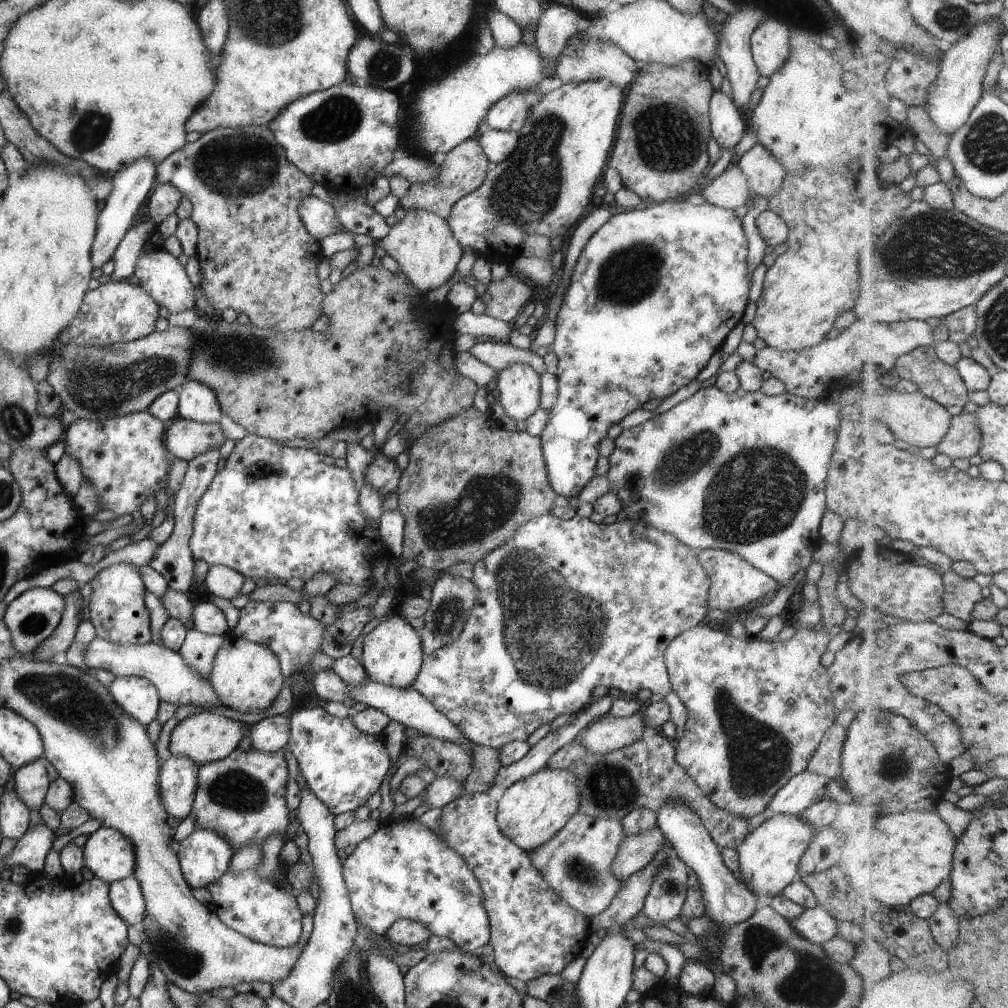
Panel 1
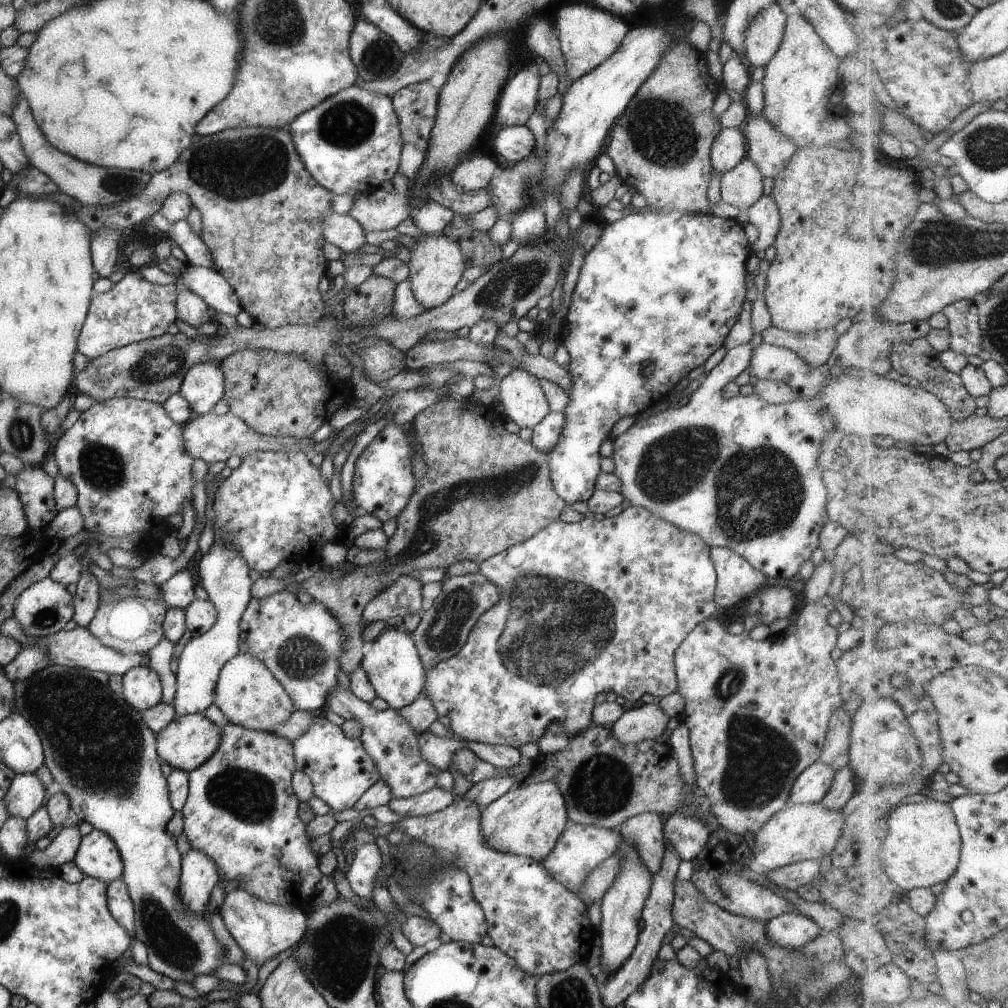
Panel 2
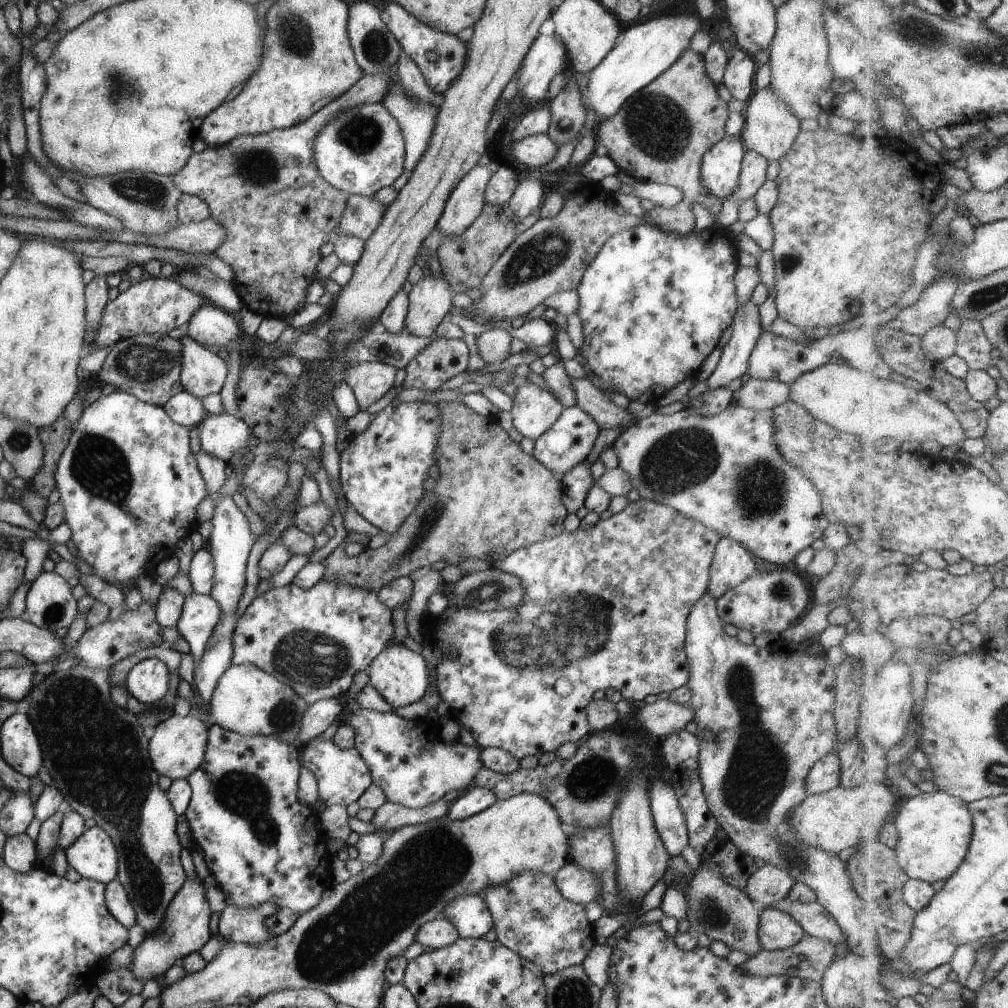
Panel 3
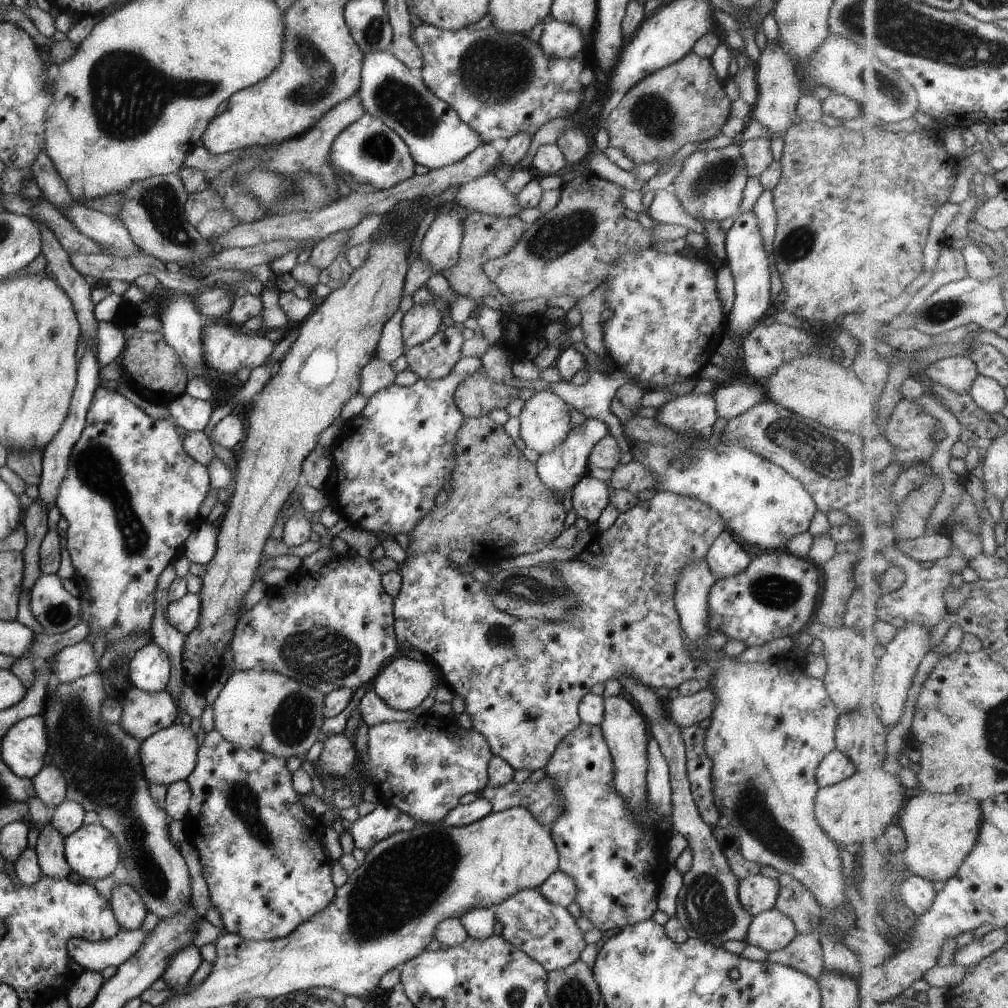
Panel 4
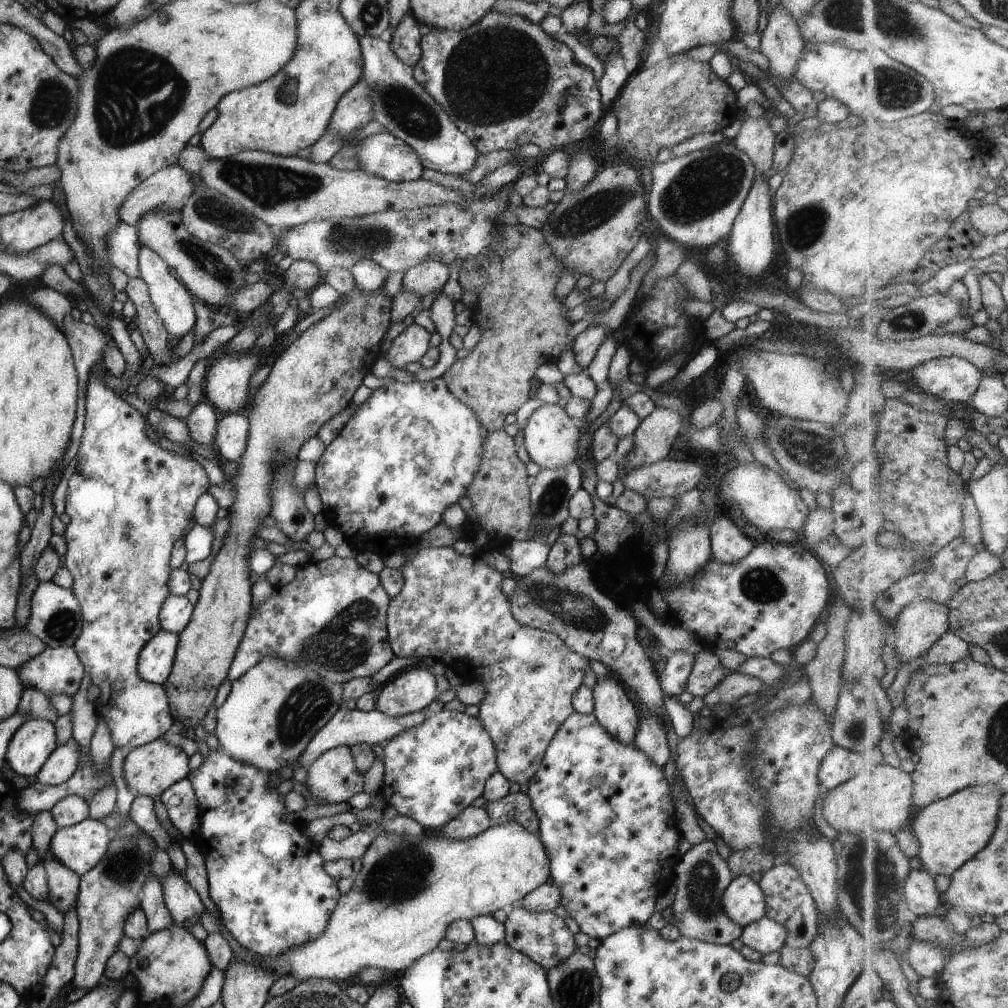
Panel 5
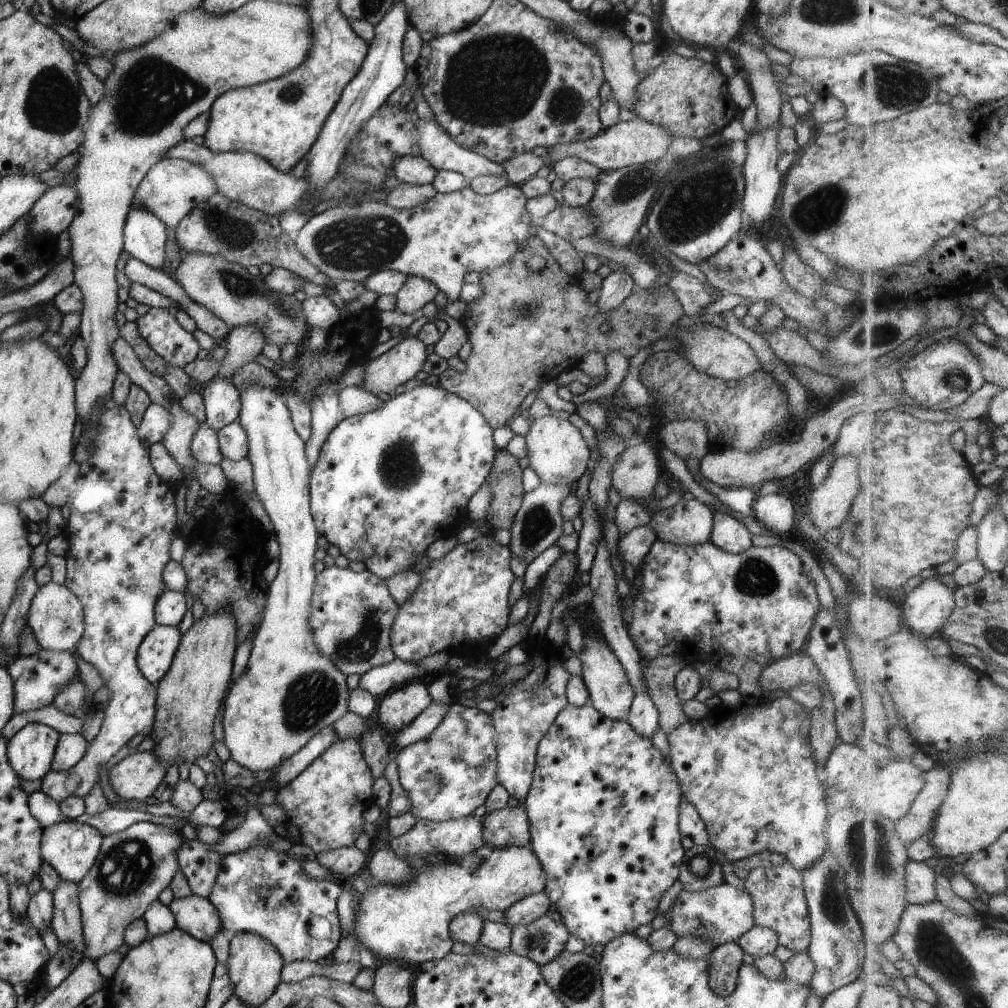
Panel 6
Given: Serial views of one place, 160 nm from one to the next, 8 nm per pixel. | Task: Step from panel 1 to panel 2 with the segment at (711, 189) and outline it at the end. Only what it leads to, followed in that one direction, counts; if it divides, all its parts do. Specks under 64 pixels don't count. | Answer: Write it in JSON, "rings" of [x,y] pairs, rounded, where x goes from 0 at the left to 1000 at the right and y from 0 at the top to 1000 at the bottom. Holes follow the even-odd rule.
{"rings":[[[735,158],[733,163],[714,175],[714,198],[729,204],[733,209],[741,208],[756,193],[756,177],[745,158]]]}

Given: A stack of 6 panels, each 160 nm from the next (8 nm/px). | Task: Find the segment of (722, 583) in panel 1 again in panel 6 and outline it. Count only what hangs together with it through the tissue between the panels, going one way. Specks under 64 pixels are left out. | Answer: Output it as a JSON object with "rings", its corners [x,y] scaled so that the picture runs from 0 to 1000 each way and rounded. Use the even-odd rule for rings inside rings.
{"rings":[[[713,506],[707,507],[706,523],[702,537],[724,549],[736,549],[745,542],[744,534],[746,529],[741,527],[737,519],[721,510],[714,509]]]}

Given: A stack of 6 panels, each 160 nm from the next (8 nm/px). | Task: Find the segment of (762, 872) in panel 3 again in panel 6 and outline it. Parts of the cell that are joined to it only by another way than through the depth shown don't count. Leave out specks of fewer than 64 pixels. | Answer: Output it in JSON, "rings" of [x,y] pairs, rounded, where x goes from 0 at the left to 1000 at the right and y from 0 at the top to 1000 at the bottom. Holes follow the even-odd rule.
{"rings":[[[719,874],[712,878],[694,884],[681,884],[676,882],[664,903],[659,905],[661,911],[660,921],[664,922],[672,930],[682,928],[691,930],[697,935],[704,936],[707,939],[730,935],[747,918],[746,893],[744,887],[738,882],[724,879]]]}

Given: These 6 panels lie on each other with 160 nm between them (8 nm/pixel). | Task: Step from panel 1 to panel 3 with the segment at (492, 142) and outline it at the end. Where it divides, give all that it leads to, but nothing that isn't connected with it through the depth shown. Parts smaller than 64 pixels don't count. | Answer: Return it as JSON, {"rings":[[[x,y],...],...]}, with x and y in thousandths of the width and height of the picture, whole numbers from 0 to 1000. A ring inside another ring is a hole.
{"rings":[[[541,133],[519,136],[506,142],[507,154],[514,162],[528,168],[535,168],[549,159],[554,145]]]}

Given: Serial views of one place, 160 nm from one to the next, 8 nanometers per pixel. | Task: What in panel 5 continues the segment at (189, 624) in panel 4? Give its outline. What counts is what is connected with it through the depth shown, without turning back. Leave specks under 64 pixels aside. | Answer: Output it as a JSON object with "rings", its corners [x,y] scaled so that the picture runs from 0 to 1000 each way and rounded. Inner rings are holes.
{"rings":[[[166,590],[160,598],[157,614],[160,624],[179,628],[188,614],[191,600],[184,590]]]}

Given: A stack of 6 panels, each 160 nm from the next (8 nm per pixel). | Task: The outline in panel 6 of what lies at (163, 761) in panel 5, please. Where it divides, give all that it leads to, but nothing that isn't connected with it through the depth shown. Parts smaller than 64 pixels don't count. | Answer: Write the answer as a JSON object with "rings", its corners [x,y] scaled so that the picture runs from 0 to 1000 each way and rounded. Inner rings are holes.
{"rings":[[[134,745],[107,762],[107,777],[117,792],[144,794],[164,768],[150,745]]]}

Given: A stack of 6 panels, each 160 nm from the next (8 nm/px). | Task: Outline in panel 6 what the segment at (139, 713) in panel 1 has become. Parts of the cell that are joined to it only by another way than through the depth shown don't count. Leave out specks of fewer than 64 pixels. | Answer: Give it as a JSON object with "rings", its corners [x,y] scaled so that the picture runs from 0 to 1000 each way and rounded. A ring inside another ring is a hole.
{"rings":[[[153,619],[138,638],[135,660],[150,679],[157,678],[170,661],[179,631],[173,621]]]}

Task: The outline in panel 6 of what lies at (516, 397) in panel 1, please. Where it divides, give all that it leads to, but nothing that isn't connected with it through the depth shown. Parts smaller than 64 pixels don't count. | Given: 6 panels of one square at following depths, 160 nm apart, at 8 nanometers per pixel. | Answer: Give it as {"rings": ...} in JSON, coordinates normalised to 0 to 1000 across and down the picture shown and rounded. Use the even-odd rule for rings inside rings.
{"rings":[[[547,411],[533,417],[526,416],[525,427],[520,431],[524,461],[533,470],[537,479],[570,482],[576,471],[581,470],[584,443],[578,438],[574,427],[563,418]]]}

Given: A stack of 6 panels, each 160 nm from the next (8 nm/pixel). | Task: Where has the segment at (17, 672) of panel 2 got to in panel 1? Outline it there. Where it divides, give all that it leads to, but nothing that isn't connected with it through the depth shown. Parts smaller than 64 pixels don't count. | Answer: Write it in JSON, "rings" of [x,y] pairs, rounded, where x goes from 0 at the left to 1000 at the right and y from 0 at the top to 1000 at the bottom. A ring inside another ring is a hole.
{"rings":[[[78,584],[63,591],[63,604],[62,612],[49,633],[45,634],[34,646],[18,650],[19,652],[23,652],[28,656],[48,656],[57,647],[64,647],[66,645],[66,642],[70,639],[70,635],[72,635],[75,621],[79,616],[76,613],[76,608],[84,601],[84,595],[77,586]],[[78,592],[81,595],[77,602]]]}

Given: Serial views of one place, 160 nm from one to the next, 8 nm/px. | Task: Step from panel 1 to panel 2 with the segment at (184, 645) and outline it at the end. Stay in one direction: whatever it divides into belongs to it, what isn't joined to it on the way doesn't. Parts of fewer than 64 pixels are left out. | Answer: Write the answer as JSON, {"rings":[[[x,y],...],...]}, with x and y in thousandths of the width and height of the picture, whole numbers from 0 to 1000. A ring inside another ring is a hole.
{"rings":[[[224,536],[211,537],[195,562],[197,579],[215,604],[214,616],[201,629],[189,632],[177,651],[175,684],[170,698],[175,709],[200,707],[212,693],[217,664],[236,648],[236,617],[248,594],[249,573],[243,555],[228,545]]]}

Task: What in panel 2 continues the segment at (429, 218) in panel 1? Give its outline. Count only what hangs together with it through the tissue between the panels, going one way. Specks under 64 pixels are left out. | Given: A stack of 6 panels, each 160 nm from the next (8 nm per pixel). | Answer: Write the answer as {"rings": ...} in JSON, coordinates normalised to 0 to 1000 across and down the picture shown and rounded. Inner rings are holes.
{"rings":[[[419,231],[418,238],[411,237],[411,246],[407,250],[407,260],[405,264],[405,279],[412,295],[412,298],[421,308],[439,302],[447,296],[453,278],[459,272],[460,258],[455,243],[446,235],[439,233],[426,233]]]}

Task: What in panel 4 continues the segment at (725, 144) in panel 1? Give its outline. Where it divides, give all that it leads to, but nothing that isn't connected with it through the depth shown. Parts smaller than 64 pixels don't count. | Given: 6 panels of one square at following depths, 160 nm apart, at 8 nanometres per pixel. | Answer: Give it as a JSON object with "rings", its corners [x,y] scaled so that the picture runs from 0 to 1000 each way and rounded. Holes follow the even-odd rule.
{"rings":[[[727,141],[717,147],[690,148],[676,160],[676,169],[662,185],[672,196],[678,210],[699,221],[713,221],[732,209],[742,173],[732,144]]]}

